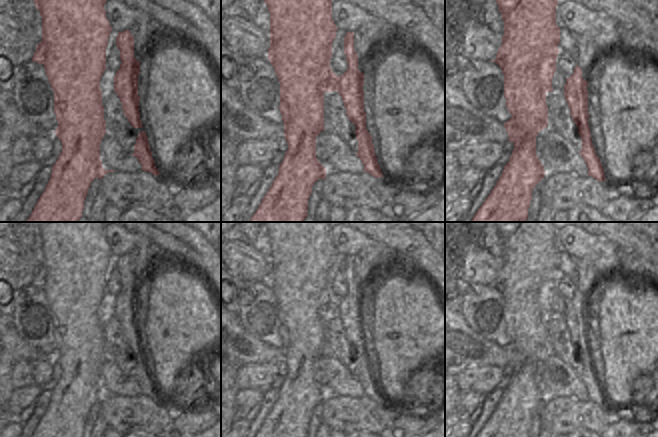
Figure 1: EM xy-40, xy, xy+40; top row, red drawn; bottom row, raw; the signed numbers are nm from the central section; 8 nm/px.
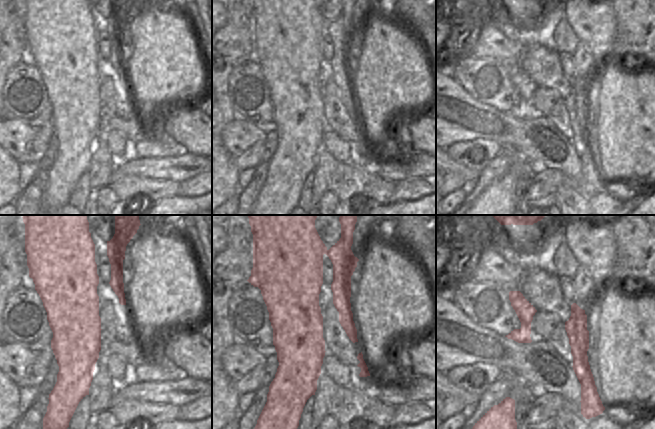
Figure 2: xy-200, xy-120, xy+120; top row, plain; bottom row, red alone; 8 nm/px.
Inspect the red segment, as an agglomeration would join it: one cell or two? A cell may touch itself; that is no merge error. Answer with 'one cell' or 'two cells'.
two cells

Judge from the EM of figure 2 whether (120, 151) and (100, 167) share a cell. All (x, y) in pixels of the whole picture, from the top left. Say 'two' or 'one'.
two

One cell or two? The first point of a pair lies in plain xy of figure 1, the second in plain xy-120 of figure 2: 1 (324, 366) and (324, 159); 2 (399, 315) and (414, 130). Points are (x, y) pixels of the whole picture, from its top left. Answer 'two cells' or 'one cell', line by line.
1: two cells
2: two cells

